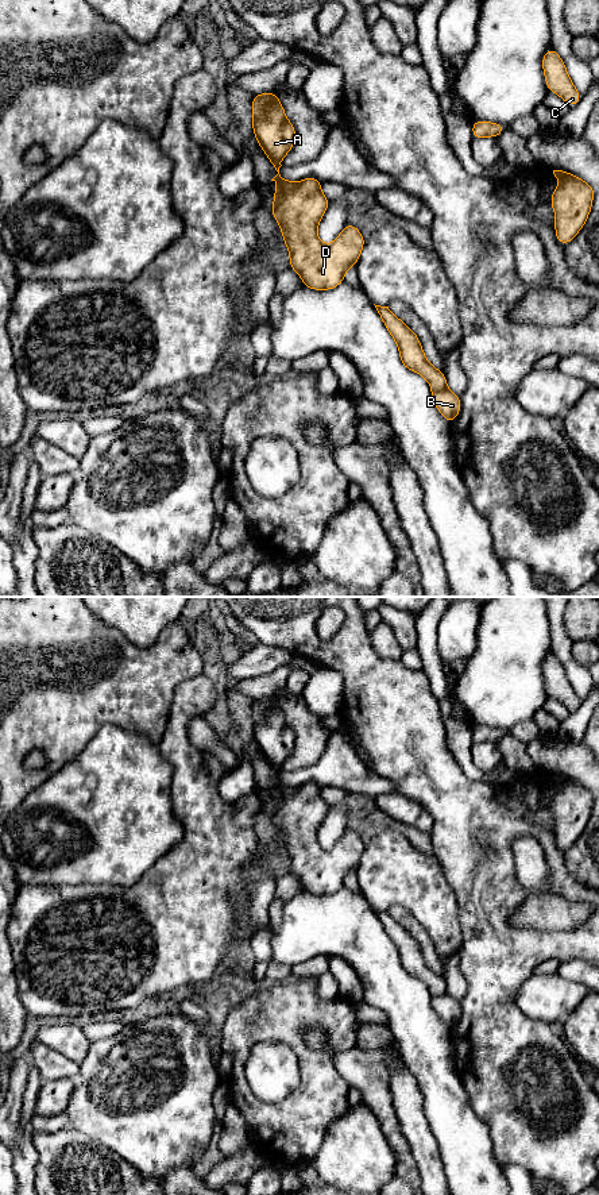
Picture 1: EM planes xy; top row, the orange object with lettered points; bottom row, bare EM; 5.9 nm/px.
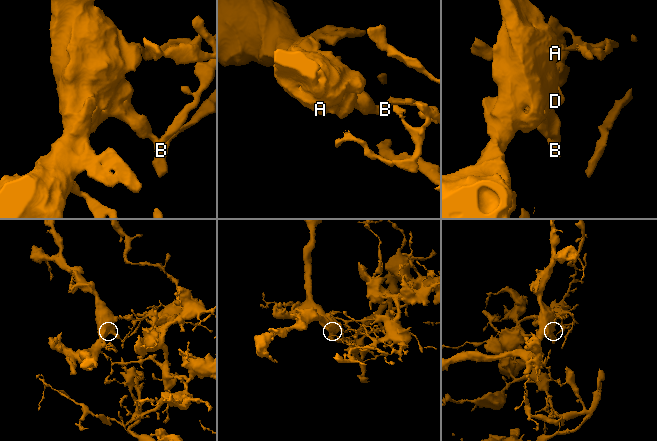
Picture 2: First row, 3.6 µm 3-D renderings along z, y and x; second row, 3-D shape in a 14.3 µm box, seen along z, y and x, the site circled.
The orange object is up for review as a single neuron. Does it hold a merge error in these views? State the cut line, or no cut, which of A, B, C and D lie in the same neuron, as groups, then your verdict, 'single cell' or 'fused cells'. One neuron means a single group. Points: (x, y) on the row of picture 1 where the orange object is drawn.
cut xy (445, 386), (433, 390); groups A D / B C; fused cells

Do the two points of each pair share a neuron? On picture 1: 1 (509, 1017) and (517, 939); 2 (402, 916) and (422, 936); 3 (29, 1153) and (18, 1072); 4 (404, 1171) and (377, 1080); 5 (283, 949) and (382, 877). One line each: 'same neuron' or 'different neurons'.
1: same neuron
2: same neuron
3: same neuron
4: same neuron
5: different neurons

